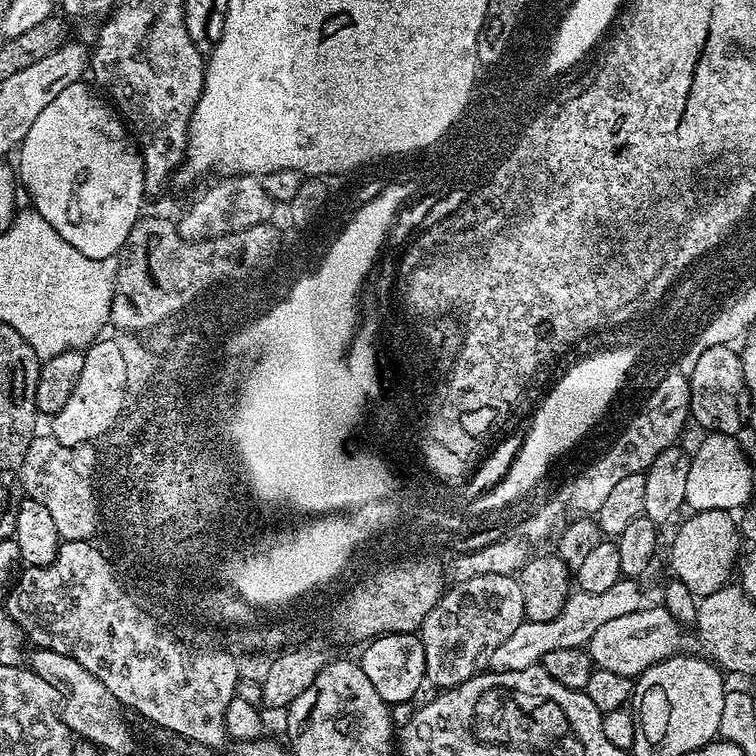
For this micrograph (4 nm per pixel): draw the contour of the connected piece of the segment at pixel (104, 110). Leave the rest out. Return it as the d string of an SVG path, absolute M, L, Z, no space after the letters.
M77 82L66 86L30 126L30 134L18 149L18 180L28 191L31 207L46 218L66 240L92 259L115 257L123 248L130 230L141 219L140 207L144 204L144 160L133 133L126 127L115 107L103 95L91 92L87 83Z

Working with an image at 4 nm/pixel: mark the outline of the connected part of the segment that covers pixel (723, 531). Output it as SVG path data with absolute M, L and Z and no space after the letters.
M729 510L693 511L688 516L674 534L668 562L671 575L685 583L686 588L699 598L714 594L729 583L728 578L731 572L733 575L741 555L742 537L739 523Z

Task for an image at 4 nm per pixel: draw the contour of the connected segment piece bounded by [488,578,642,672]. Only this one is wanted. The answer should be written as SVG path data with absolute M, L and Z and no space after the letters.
M621 578L602 594L573 591L562 610L558 610L558 614L548 622L525 620L520 624L518 630L514 630L514 634L510 634L510 638L506 638L506 642L502 642L502 646L498 646L494 654L490 654L488 668L493 672L526 670L537 667L544 661L546 654L550 654L550 650L585 647L588 640L594 638L594 630L598 630L598 626L614 618L622 618L622 614L637 612L642 607L638 585L640 584L635 579Z

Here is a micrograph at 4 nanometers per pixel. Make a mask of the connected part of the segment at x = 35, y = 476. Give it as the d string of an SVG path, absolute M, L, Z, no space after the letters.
M48 434L33 438L24 455L19 487L22 492L24 488L23 495L27 499L42 502L42 506L50 510L61 541L92 540L92 520L96 520L96 512L92 512L92 488L88 488L88 468L92 468L88 460L92 460L88 452L62 446L62 442L53 440Z

